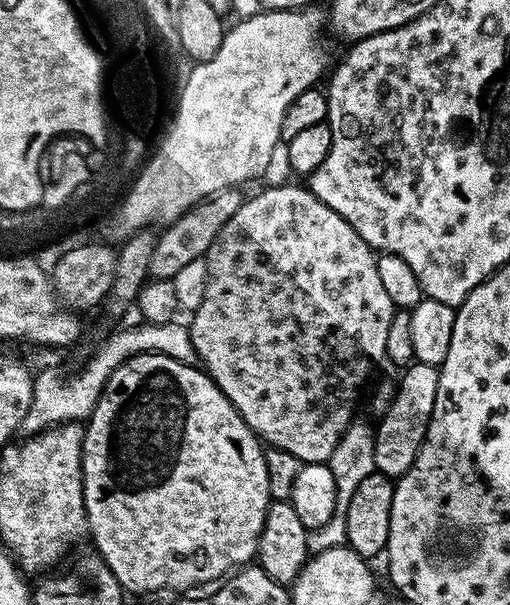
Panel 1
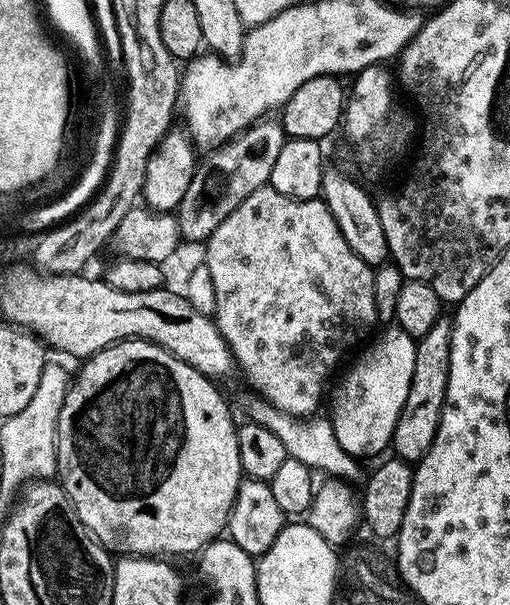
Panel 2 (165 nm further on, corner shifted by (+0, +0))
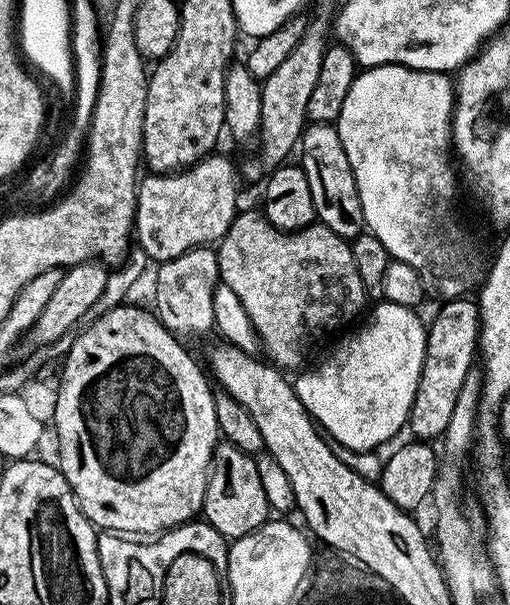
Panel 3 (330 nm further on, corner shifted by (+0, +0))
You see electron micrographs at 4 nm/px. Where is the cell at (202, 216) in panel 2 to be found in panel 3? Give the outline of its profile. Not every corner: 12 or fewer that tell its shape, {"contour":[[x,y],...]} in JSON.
{"contour":[[330,16],[262,81],[260,157],[241,165],[263,177],[293,155],[306,106],[330,47]]}

